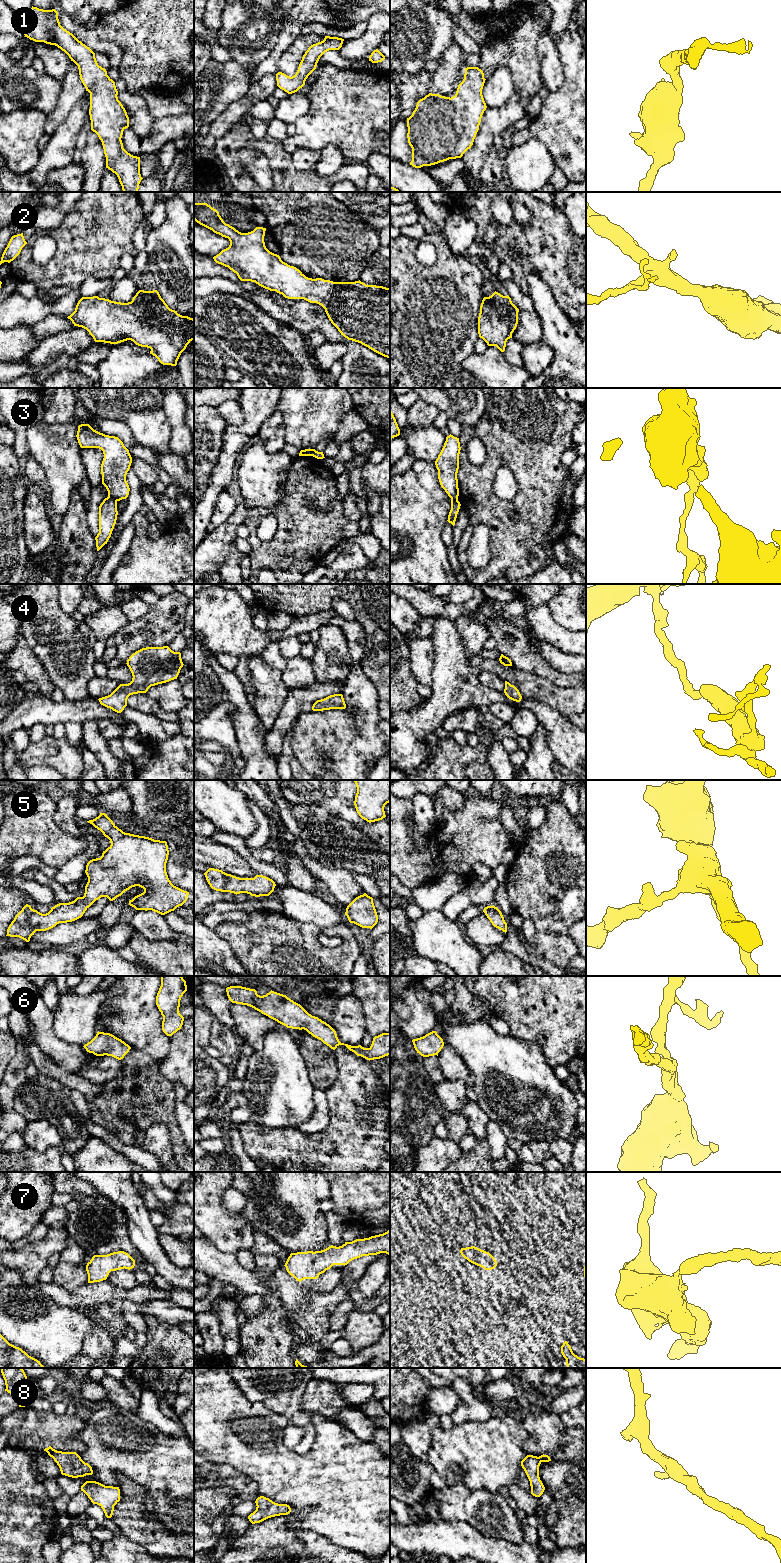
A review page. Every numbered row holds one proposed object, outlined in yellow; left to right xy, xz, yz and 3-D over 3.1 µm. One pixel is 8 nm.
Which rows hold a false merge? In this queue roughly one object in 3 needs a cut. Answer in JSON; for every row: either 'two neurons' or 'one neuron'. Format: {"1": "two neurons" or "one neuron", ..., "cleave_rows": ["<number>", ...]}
{"1": "one neuron", "2": "one neuron", "3": "two neurons", "4": "one neuron", "5": "one neuron", "6": "one neuron", "7": "one neuron", "8": "one neuron", "cleave_rows": ["3"]}

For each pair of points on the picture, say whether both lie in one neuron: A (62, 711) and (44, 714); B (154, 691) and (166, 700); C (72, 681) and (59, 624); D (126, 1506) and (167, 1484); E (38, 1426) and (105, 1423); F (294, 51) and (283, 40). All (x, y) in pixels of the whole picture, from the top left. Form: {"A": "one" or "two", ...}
{"A": "one", "B": "one", "C": "one", "D": "two", "E": "two", "F": "two"}

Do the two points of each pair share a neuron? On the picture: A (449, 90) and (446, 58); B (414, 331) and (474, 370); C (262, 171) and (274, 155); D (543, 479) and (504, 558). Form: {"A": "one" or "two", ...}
{"A": "one", "B": "two", "C": "two", "D": "one"}

